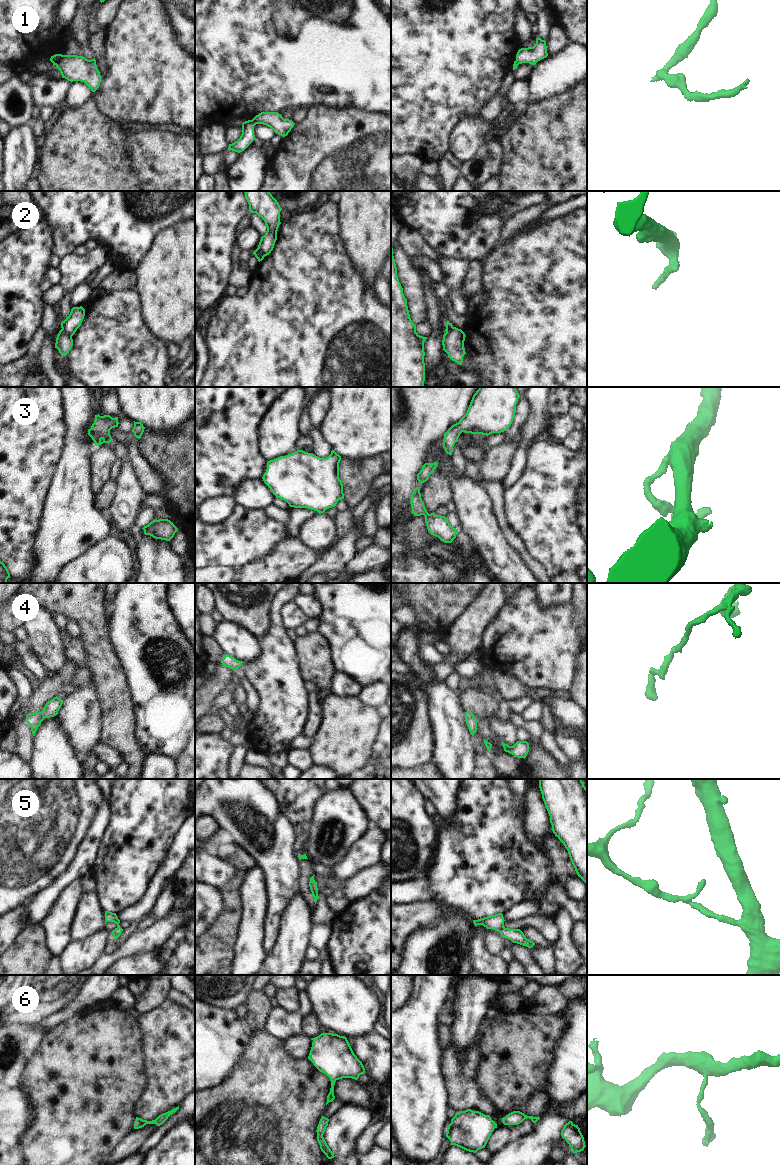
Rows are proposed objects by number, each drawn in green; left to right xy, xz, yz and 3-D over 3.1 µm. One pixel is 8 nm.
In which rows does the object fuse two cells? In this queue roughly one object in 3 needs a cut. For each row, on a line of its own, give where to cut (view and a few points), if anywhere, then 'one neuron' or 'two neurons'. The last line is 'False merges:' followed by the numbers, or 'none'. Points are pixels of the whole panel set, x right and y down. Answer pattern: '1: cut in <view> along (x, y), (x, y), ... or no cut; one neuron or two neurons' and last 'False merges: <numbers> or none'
1: cut in xy along (62, 55), (54, 64); two neurons
2: cut in xy along (62, 328), (71, 336); two neurons
3: no cut; one neuron
4: no cut; one neuron
5: no cut; one neuron
6: no cut; one neuron
False merges: 1, 2

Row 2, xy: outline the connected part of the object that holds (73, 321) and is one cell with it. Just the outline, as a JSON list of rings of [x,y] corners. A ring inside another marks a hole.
[[[73,307],[69,316],[61,322],[61,328],[69,335],[73,336],[80,327],[85,316],[85,309],[80,307]]]

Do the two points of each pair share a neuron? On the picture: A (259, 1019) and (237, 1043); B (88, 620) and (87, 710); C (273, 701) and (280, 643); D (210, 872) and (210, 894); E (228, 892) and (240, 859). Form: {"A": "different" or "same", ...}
{"A": "different", "B": "different", "C": "same", "D": "different", "E": "different"}

